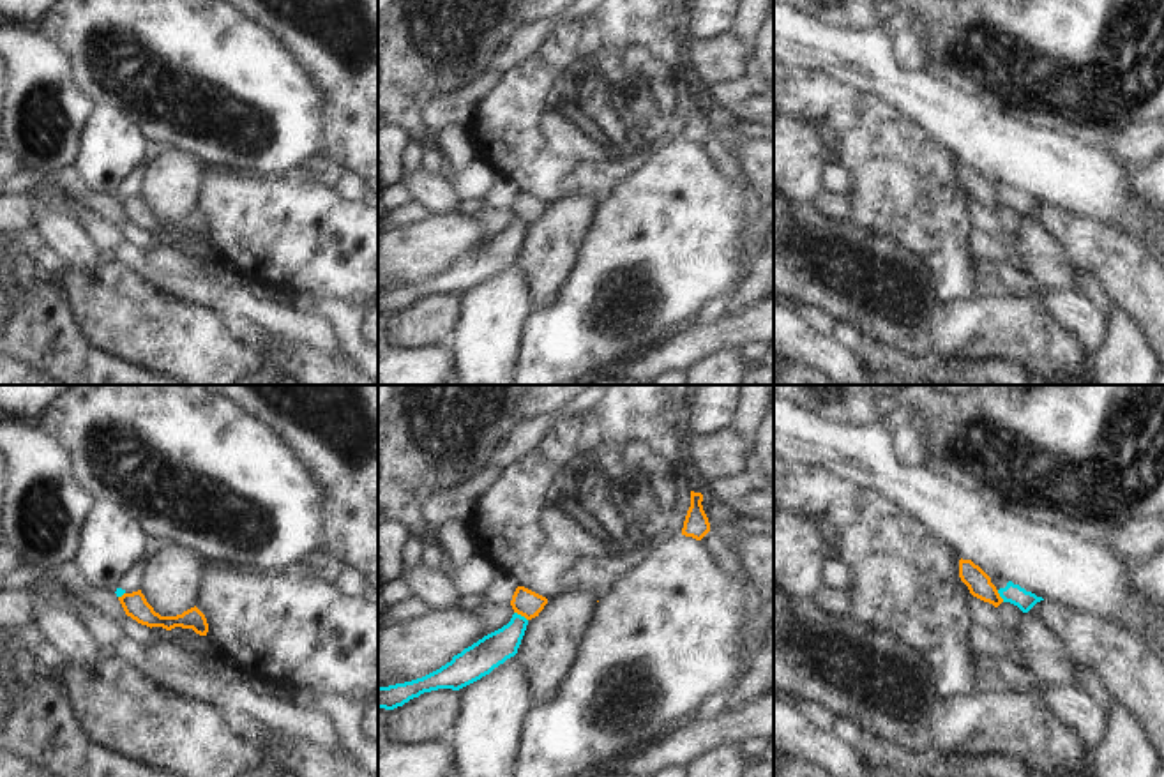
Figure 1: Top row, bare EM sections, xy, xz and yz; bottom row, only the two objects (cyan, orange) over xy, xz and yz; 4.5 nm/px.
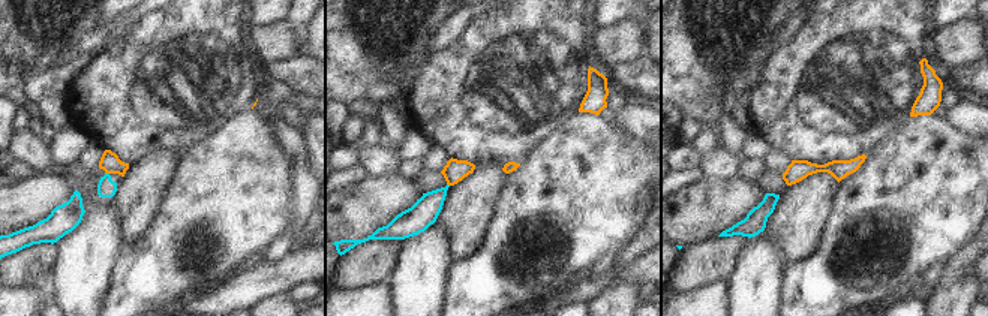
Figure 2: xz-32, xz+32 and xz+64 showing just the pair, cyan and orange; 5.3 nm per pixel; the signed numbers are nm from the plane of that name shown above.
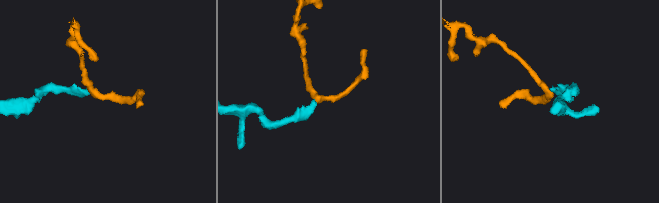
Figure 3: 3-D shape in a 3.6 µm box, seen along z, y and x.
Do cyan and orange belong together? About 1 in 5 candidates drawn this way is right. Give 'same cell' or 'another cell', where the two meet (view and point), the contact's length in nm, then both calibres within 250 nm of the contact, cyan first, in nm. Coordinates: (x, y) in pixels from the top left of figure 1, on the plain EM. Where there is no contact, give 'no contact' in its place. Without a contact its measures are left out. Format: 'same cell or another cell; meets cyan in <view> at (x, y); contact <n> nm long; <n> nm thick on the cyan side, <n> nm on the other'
another cell; meets cyan in xz at (520, 219); contact 80 nm long; 150 nm thick on the cyan side, 120 nm on the other

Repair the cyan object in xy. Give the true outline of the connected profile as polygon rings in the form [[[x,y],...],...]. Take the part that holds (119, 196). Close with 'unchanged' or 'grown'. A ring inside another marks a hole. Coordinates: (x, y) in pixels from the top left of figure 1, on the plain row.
[[[140,164],[132,171],[129,171],[120,184],[117,185],[117,201],[122,201],[124,198],[132,198],[140,194],[143,177],[145,177],[147,164]]]; grown

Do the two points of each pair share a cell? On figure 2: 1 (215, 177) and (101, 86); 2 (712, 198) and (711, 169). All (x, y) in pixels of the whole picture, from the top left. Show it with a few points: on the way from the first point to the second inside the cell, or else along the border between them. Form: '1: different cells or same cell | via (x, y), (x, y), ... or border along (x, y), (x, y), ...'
1: different cells | border along (203, 137), (183, 152)
2: different cells | border along (736, 175), (705, 178)

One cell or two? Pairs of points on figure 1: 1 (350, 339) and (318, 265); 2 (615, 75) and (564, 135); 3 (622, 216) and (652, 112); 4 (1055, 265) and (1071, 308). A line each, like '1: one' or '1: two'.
1: two
2: one
3: two
4: two

